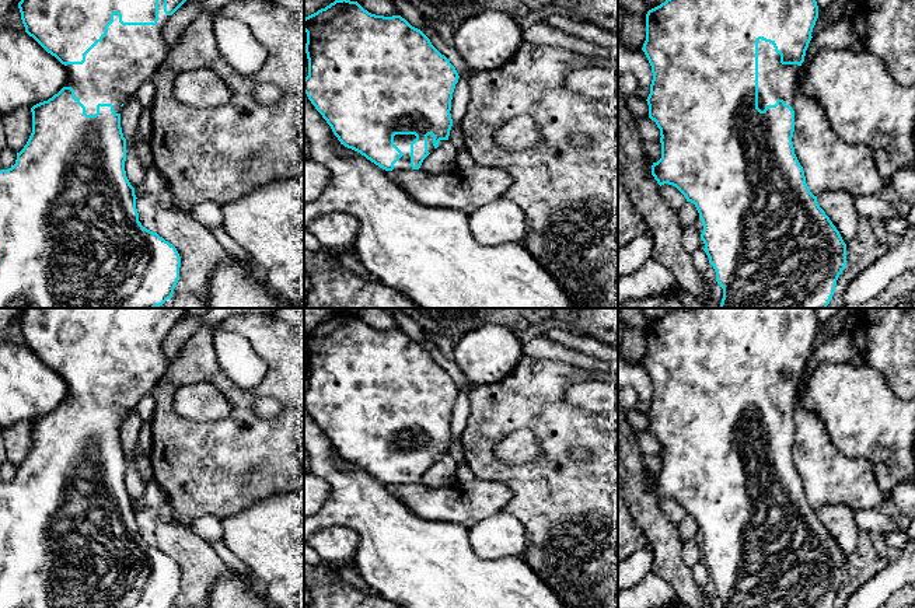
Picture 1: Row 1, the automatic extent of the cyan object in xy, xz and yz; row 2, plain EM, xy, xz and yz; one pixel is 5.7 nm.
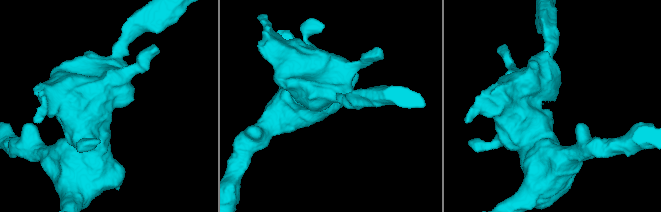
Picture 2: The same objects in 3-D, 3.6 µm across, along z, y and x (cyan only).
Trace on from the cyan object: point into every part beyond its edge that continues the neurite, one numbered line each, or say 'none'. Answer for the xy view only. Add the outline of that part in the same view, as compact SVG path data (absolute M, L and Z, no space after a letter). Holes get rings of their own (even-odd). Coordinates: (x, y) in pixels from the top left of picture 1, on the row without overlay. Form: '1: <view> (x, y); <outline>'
1: xy (129, 369); M158 308L158 335L156 339L122 339L119 329L108 340L108 347L87 368L83 378L67 378L67 394L63 401L71 401L74 410L85 420L87 429L97 427L98 417L112 417L121 427L122 417L136 408L139 401L151 394L170 366L165 356L165 339L170 329L164 326L164 308Z

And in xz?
1: xz (402, 456); M395 448L394 458L404 469L394 478L392 485L411 485L411 457L416 452L415 448Z

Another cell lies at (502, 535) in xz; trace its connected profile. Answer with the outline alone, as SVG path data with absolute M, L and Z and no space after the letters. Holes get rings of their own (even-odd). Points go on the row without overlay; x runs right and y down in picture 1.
M506 511L485 517L468 530L469 545L485 560L523 556L524 525Z

